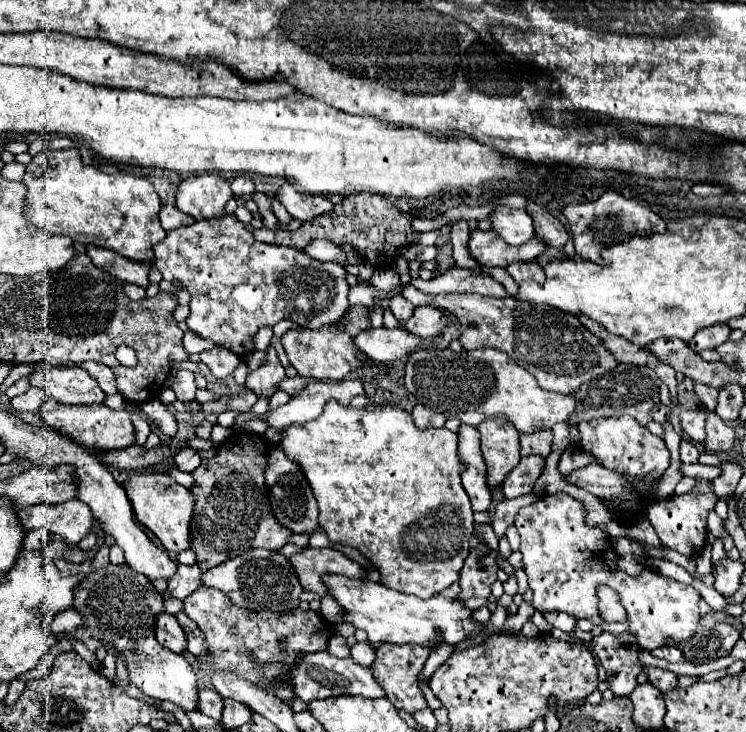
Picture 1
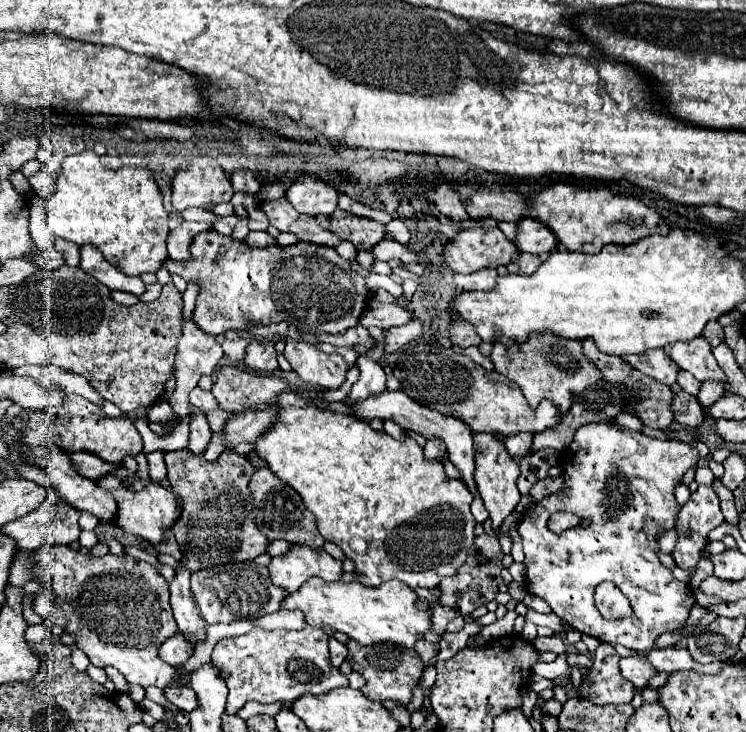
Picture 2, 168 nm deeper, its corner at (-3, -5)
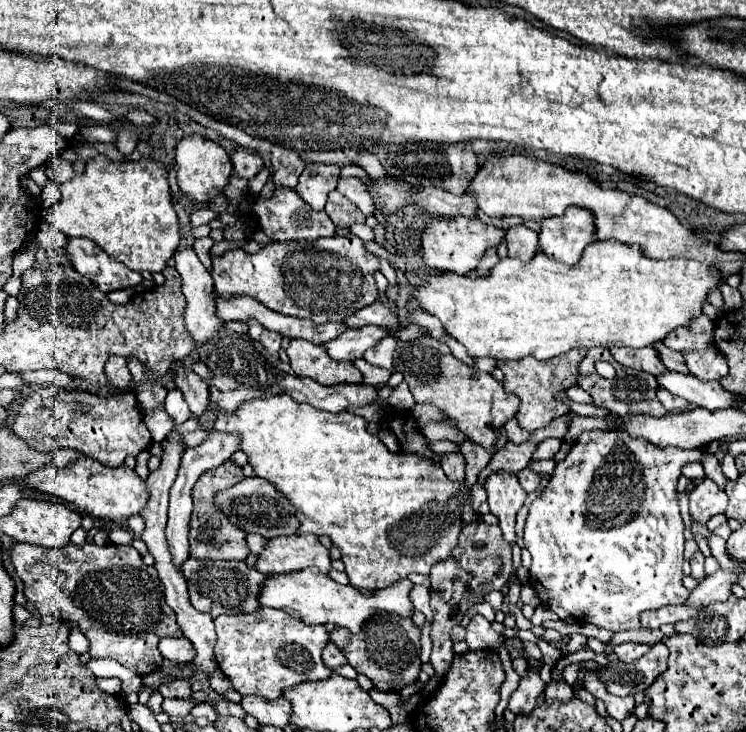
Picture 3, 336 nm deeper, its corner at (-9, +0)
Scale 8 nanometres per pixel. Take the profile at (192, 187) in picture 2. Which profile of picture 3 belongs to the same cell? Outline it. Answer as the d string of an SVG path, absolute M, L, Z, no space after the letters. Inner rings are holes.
M186 136L176 146L176 168L178 168L178 188L196 204L208 204L216 194L224 192L232 176L232 162L222 146L202 136Z

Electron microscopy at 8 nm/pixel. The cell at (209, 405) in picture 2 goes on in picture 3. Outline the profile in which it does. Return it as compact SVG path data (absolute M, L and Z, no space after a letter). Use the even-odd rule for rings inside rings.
M278 394L258 398L256 402L244 402L231 414L218 408L214 428L240 434L242 450L248 454L256 476L274 482L276 488L294 502L300 534L328 534L342 550L342 562L346 564L350 584L372 590L386 588L408 574L430 574L434 562L450 558L464 524L462 500L458 494L466 492L466 502L472 504L472 490L466 482L450 482L450 478L442 474L438 462L420 458L420 454L414 452L390 452L376 434L366 430L366 424L362 416L350 412L320 412L312 406L294 402L288 394Z

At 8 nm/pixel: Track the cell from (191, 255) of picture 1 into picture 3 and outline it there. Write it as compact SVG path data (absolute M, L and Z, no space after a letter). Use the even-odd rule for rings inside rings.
M352 234L352 240L346 236L332 236L306 242L272 242L256 254L248 254L242 248L230 250L214 258L212 278L214 292L220 298L246 294L274 312L308 318L314 324L346 320L352 328L378 324L388 330L400 330L398 314L378 300L378 288L374 282L376 270L378 258L364 248L364 242L358 236Z

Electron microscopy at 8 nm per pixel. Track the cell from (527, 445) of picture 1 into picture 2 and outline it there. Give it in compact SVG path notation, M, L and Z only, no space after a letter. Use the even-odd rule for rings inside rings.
M516 433L512 437L508 437L504 441L506 451L514 457L514 459L522 459L524 455L530 453L530 443L532 443L532 433Z

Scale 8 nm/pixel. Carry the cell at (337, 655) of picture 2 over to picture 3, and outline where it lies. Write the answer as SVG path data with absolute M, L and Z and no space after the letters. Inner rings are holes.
M332 642L326 646L324 650L324 662L328 662L328 666L334 670L336 666L346 664L346 656L342 654L342 650L338 650L338 646L334 646Z

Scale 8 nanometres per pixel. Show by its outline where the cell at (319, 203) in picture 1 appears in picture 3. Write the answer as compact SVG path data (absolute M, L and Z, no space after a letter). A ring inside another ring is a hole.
M312 164L300 174L296 192L312 208L324 210L328 194L336 190L340 180L340 166L336 164Z

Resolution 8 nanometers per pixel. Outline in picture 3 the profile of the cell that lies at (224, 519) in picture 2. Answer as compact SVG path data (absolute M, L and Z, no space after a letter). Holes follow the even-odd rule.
M226 460L222 466L200 474L198 482L192 488L192 498L194 498L194 512L190 520L190 556L192 558L196 560L246 560L250 556L250 550L246 546L246 532L234 526L234 522L230 522L230 518L226 518L222 510L214 506L216 494L234 486L242 478L244 478L242 466L238 466L234 460Z

